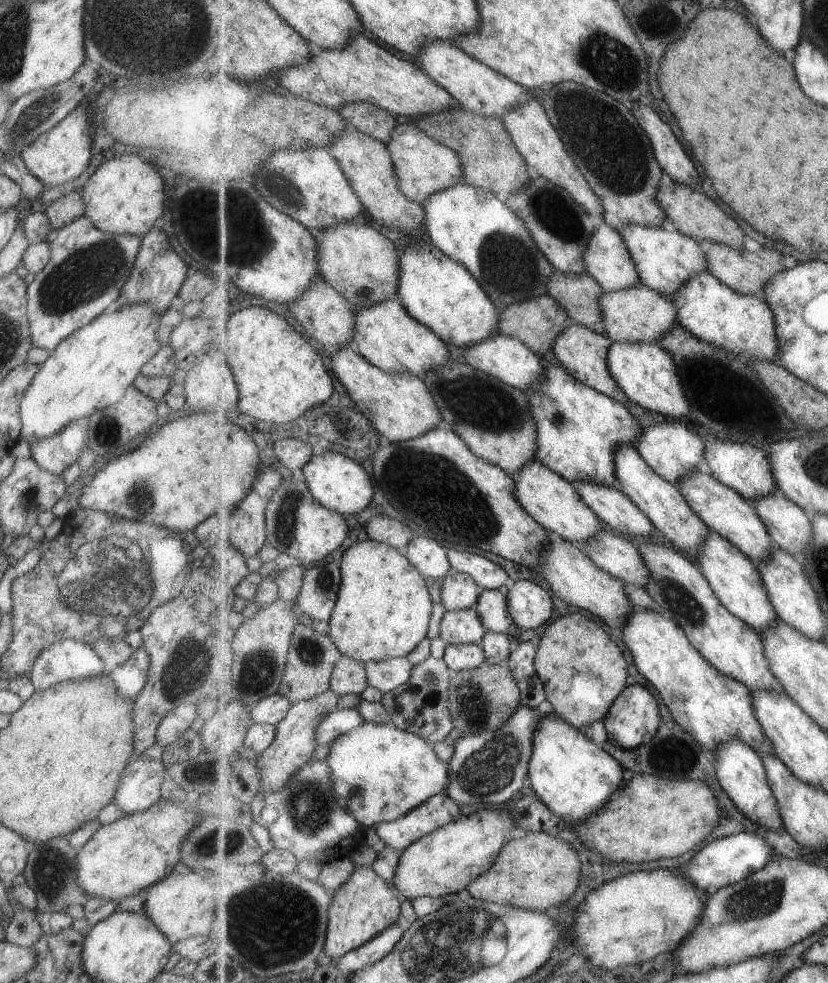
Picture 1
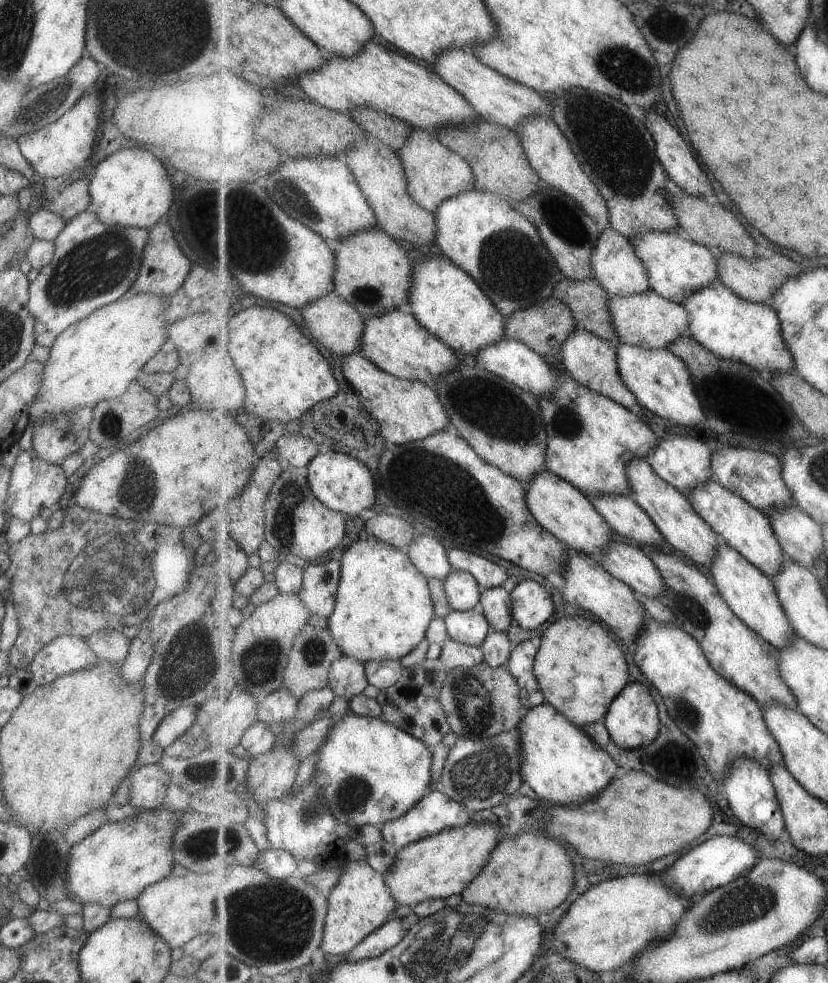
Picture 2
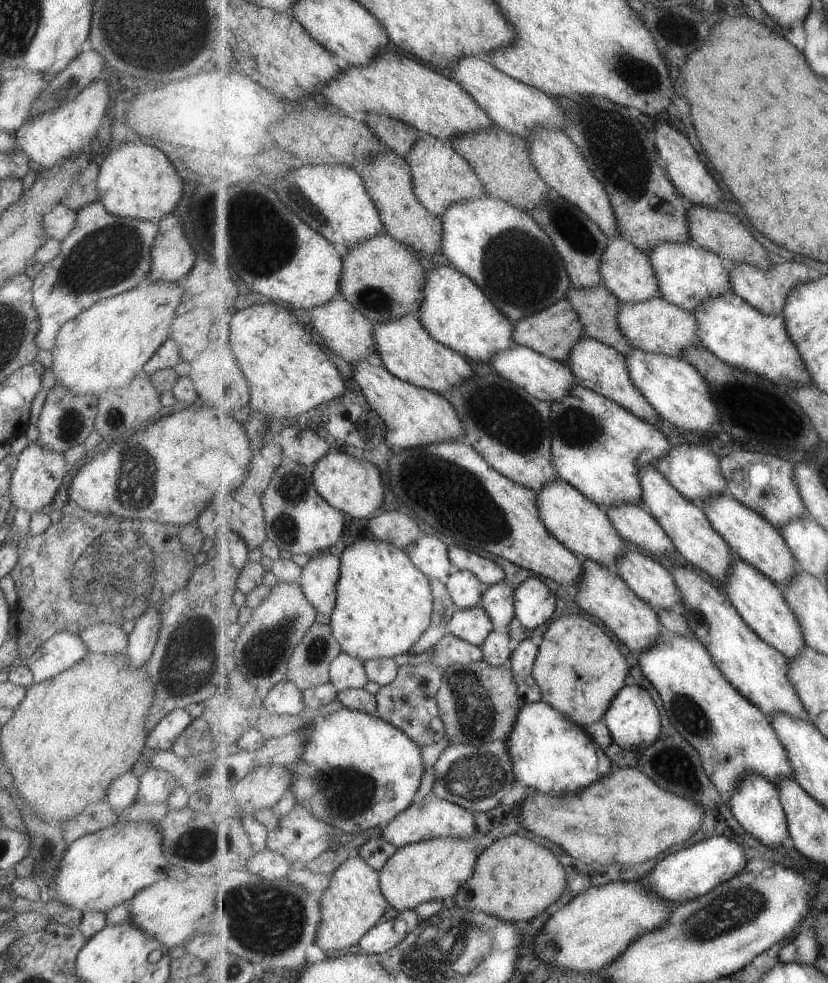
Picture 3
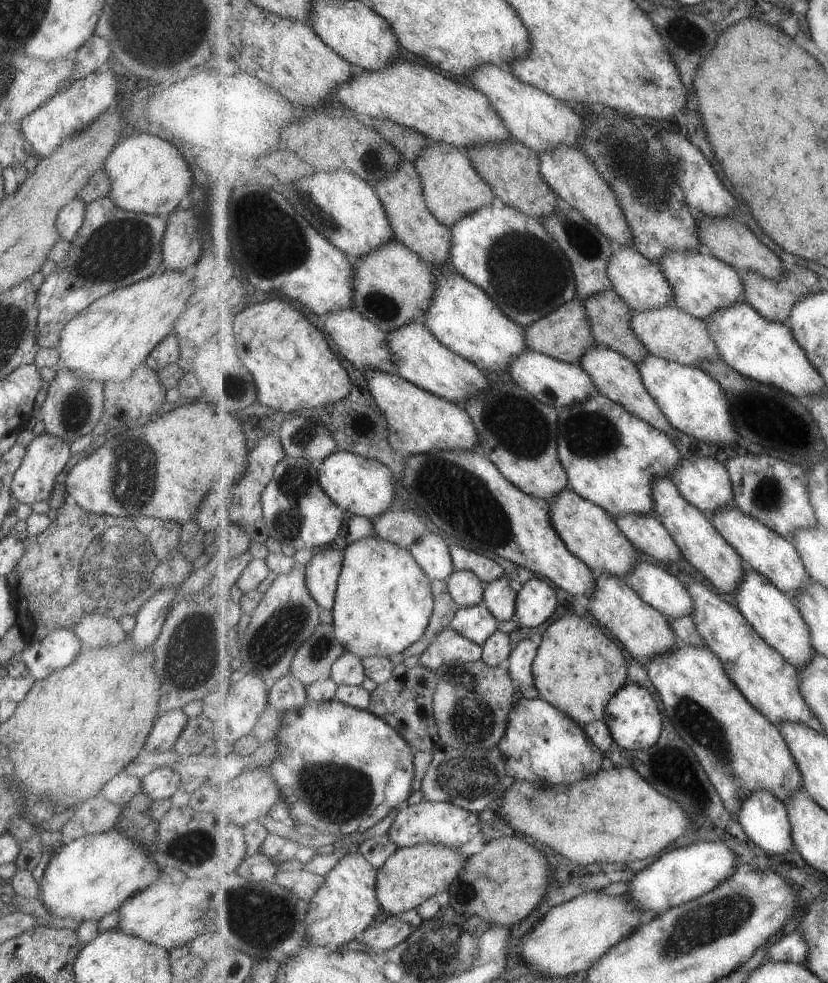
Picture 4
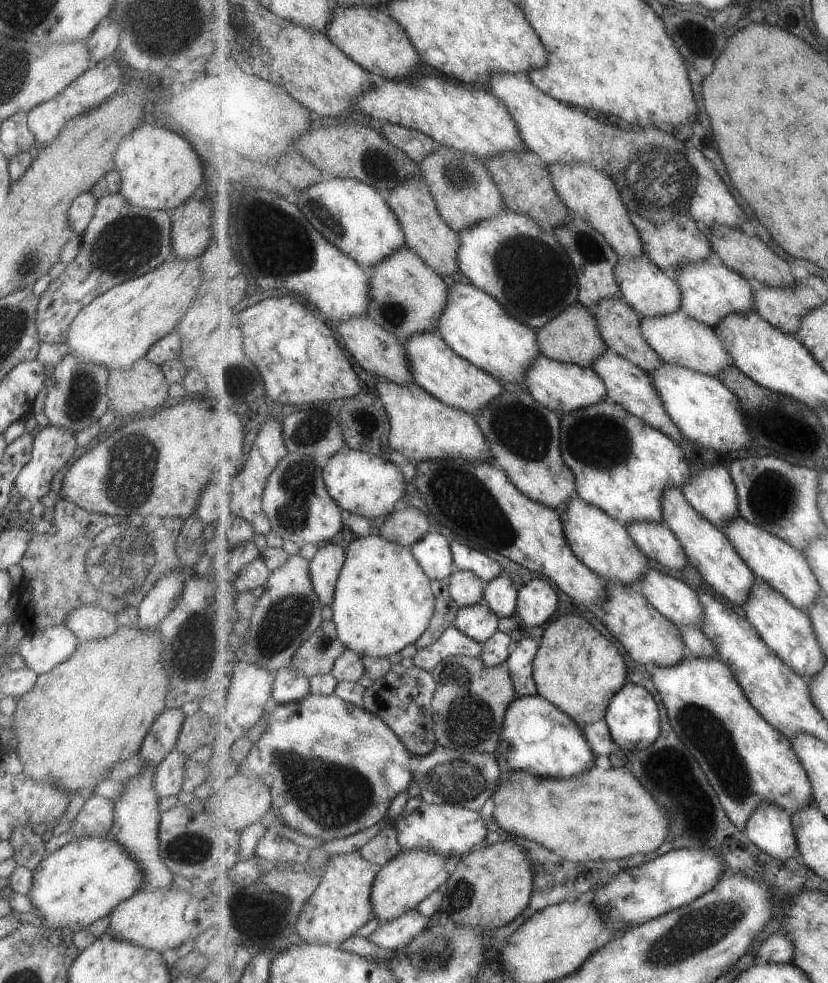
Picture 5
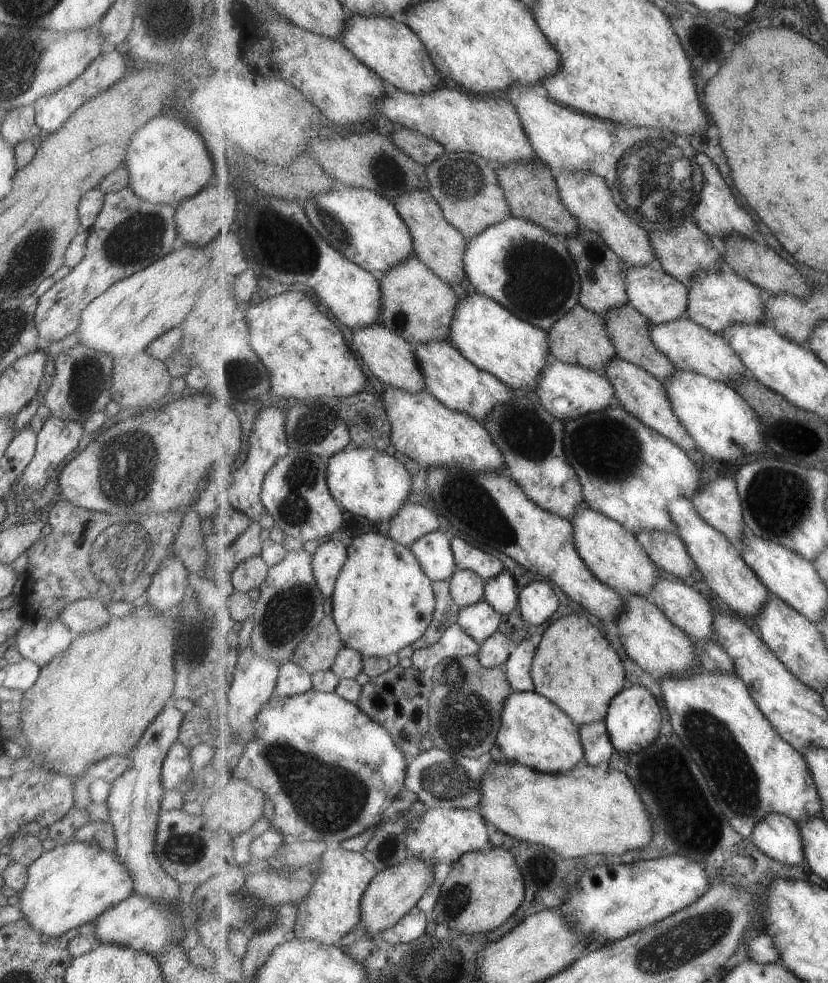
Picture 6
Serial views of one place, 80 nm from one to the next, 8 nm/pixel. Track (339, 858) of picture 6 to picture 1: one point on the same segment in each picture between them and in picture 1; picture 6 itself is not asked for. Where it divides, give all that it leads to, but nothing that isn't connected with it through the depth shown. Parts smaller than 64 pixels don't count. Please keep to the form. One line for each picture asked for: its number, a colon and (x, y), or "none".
1: (362, 908)
2: (361, 902)
3: (352, 906)
4: (342, 910)
5: (341, 904)

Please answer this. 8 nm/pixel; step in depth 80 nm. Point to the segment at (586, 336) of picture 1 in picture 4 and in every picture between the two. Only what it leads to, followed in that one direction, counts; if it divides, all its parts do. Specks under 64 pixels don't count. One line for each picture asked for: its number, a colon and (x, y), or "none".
2: (591, 360)
3: (604, 369)
4: (617, 377)

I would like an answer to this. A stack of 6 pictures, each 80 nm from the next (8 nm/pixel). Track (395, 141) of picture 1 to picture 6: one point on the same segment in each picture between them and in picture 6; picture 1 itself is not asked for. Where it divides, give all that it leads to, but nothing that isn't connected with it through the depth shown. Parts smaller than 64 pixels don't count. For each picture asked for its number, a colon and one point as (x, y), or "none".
2: (434, 172)
3: (443, 177)
4: (454, 188)
5: (466, 194)
6: (466, 185)

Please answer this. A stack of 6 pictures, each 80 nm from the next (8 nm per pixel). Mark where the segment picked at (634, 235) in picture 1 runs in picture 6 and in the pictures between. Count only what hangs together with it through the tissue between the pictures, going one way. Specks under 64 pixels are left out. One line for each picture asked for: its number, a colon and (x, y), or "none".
2: (676, 266)
3: (688, 276)
4: (702, 285)
5: (711, 292)
6: (720, 300)

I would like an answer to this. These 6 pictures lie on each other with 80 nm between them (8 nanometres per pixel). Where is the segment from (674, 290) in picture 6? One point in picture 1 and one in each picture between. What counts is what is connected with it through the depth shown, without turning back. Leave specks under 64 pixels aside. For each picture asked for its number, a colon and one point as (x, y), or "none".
1: (608, 258)
2: (617, 266)
3: (627, 271)
4: (640, 281)
5: (651, 291)

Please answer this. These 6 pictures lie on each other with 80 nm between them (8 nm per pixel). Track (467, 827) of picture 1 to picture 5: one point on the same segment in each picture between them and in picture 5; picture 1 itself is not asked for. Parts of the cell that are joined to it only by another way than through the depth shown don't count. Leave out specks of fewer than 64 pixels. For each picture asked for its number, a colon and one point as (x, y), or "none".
2: (436, 867)
3: (432, 869)
4: (413, 875)
5: (400, 886)

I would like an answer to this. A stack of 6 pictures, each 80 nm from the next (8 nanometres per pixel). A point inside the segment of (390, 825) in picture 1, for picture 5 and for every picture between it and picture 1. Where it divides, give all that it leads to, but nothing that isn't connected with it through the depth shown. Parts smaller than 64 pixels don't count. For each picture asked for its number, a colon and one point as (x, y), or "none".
2: (435, 812)
3: (432, 817)
4: (448, 824)
5: (450, 830)

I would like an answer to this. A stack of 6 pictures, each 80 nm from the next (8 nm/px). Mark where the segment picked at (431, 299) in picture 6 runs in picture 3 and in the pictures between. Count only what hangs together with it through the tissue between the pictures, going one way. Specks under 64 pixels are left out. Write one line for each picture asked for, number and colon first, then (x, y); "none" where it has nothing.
3: (383, 278)
4: (394, 286)
5: (408, 296)

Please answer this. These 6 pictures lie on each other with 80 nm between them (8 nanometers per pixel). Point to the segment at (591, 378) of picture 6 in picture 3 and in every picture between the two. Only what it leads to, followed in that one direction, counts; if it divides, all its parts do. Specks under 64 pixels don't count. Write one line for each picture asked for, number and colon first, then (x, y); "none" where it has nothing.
3: (548, 379)
4: (561, 384)
5: (563, 387)

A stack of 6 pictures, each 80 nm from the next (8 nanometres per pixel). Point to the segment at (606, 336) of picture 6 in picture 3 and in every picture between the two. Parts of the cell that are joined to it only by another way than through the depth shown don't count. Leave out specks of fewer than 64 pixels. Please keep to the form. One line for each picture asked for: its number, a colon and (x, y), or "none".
3: (554, 332)
4: (566, 334)
5: (574, 337)

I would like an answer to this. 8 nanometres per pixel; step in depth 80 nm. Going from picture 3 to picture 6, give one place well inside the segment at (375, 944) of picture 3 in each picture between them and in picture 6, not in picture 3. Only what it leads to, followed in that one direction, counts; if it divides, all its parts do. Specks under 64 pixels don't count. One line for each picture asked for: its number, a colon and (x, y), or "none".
4: (395, 930)
5: (397, 933)
6: (413, 925)

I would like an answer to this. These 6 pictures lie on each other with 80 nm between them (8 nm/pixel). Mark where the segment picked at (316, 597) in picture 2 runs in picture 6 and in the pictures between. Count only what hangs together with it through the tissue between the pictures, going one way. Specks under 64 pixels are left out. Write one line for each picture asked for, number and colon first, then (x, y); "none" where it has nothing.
3: (320, 579)
4: (323, 572)
5: (326, 567)
6: (329, 559)

